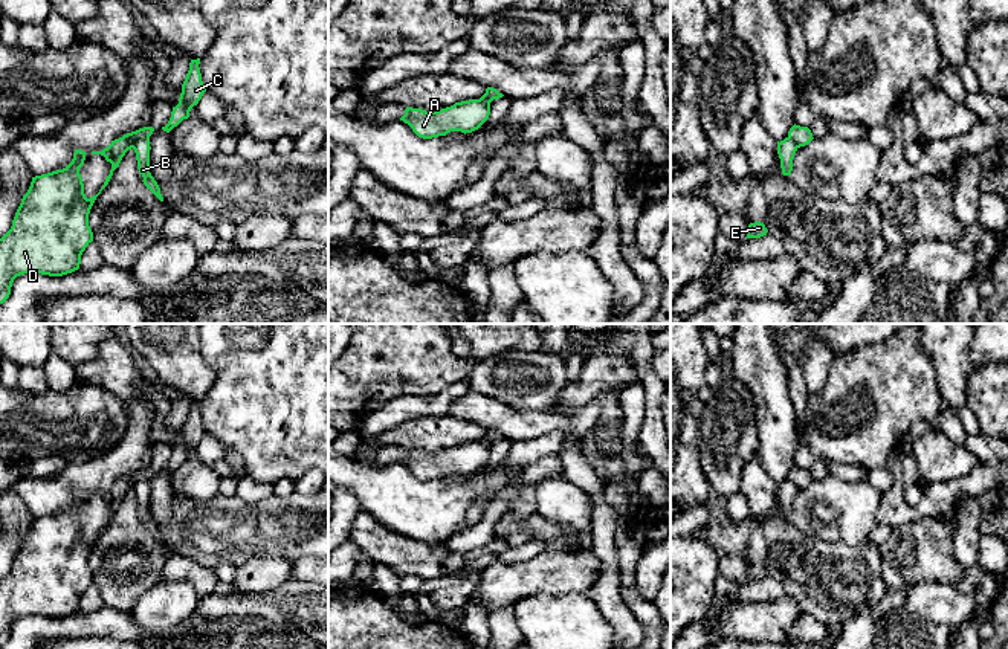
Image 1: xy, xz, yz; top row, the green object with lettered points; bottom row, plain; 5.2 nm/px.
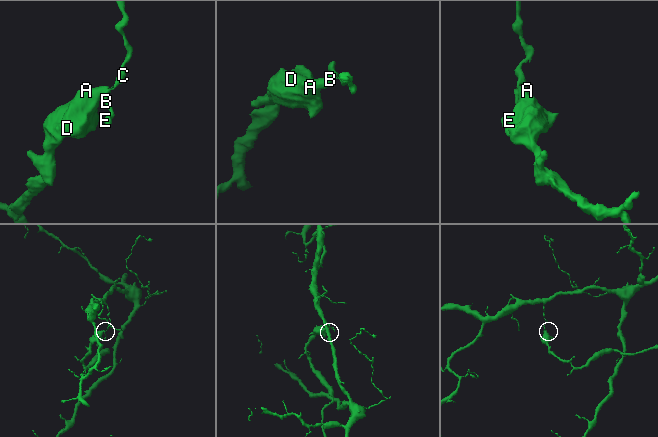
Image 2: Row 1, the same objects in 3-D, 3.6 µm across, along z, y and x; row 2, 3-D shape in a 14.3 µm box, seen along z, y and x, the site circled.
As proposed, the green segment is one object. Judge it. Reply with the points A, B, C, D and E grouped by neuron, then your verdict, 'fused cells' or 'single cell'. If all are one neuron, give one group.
A D / B C E; fused cells

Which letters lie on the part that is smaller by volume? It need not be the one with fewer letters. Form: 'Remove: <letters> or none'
Remove: A, D

